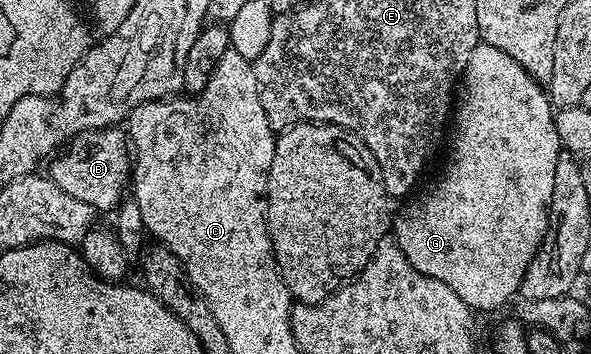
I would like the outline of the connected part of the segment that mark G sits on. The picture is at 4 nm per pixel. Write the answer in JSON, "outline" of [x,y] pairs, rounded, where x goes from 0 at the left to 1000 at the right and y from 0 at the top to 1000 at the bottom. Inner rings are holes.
{"outline":[[[810,119],[807,130],[799,141],[799,164],[792,164],[792,186],[782,203],[782,223],[778,229],[778,257],[772,271],[772,302],[765,316],[765,370],[760,376],[761,384],[761,444],[755,452],[755,477],[748,486],[748,500],[743,503],[741,511],[734,520],[734,534],[729,537],[723,554],[714,554],[709,565],[695,562],[692,571],[695,576],[687,576],[680,590],[672,590],[670,607],[663,621],[663,672],[673,692],[677,695],[677,706],[684,718],[684,729],[695,746],[697,751],[704,751],[704,763],[711,763],[711,774],[717,774],[724,785],[738,785],[738,797],[751,797],[751,808],[758,808],[758,819],[766,819],[766,825],[777,836],[783,853],[788,856],[797,876],[807,876],[810,884],[816,881],[829,881],[834,870],[843,870],[848,859],[856,859],[861,853],[868,836],[875,839],[878,833],[880,816],[883,811],[883,788],[887,785],[887,774],[893,763],[893,751],[900,740],[900,729],[907,718],[907,706],[917,689],[917,675],[920,672],[920,661],[924,658],[924,641],[927,638],[927,627],[931,624],[931,573],[934,571],[934,525],[941,514],[941,446],[949,435],[954,424],[954,410],[951,404],[951,393],[944,387],[944,370],[941,367],[941,356],[937,353],[937,331],[941,325],[939,308],[934,302],[931,288],[931,274],[927,268],[926,251],[919,246],[919,240],[912,237],[909,226],[904,226],[897,218],[893,203],[887,198],[887,186],[880,186],[880,175],[873,175],[868,164],[860,164],[860,153],[853,153],[853,141],[846,141],[839,130],[826,130],[824,124],[817,124]]]}

